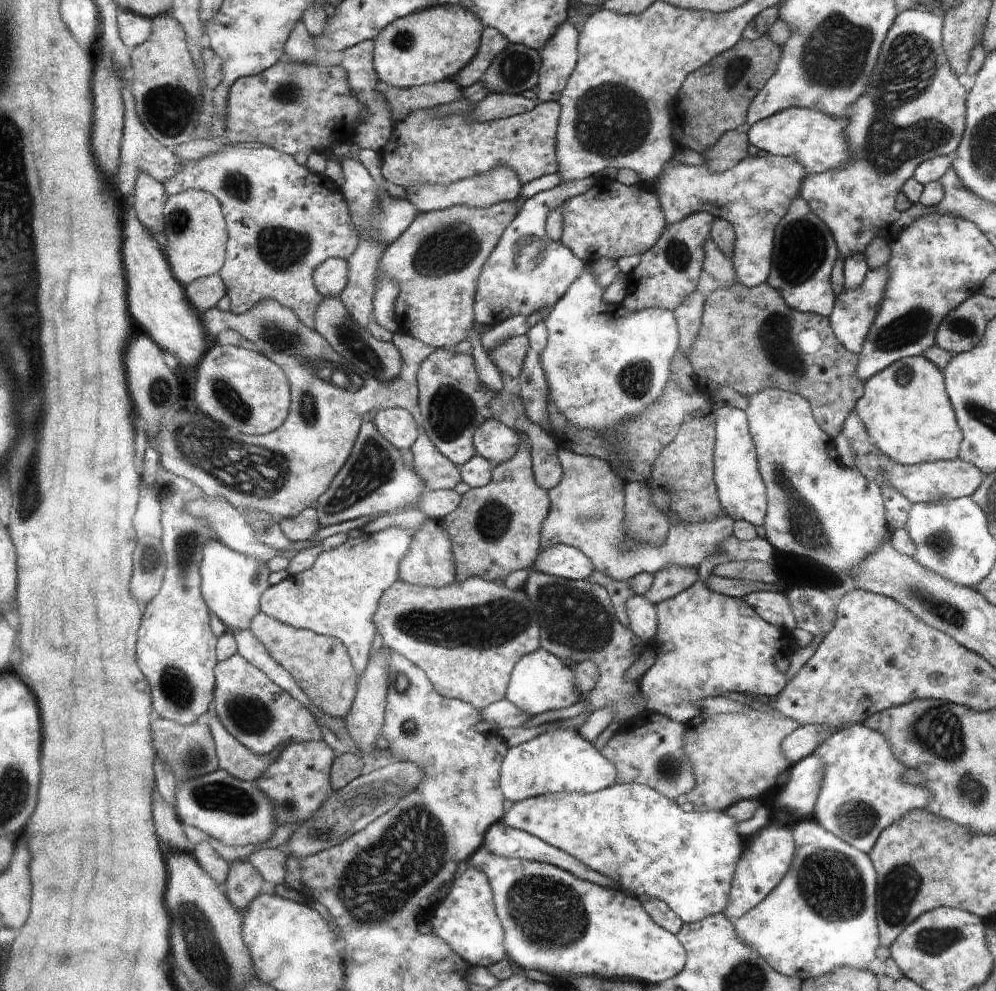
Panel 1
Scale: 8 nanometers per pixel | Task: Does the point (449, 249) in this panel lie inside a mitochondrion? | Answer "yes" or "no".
yes

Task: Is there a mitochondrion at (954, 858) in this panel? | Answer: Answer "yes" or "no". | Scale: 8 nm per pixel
no

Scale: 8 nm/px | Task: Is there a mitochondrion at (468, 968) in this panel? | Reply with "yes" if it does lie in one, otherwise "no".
no

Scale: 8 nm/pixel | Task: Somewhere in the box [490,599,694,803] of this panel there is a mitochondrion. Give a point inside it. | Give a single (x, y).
(669, 768)

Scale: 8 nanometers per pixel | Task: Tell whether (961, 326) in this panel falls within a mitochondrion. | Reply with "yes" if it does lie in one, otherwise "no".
yes

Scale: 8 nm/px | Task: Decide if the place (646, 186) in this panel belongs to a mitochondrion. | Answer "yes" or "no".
no

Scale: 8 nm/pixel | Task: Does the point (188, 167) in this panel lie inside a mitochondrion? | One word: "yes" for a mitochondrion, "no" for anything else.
no

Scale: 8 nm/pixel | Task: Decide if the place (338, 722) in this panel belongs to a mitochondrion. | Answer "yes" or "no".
no

